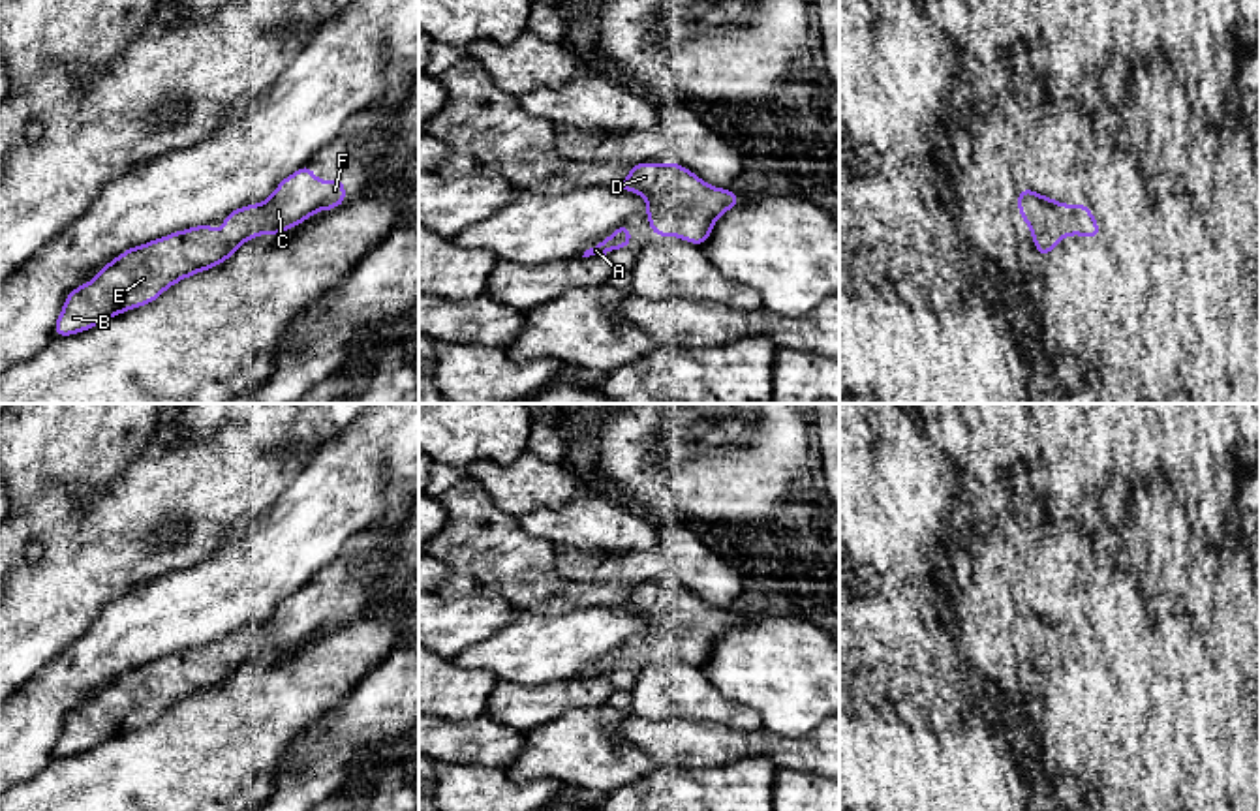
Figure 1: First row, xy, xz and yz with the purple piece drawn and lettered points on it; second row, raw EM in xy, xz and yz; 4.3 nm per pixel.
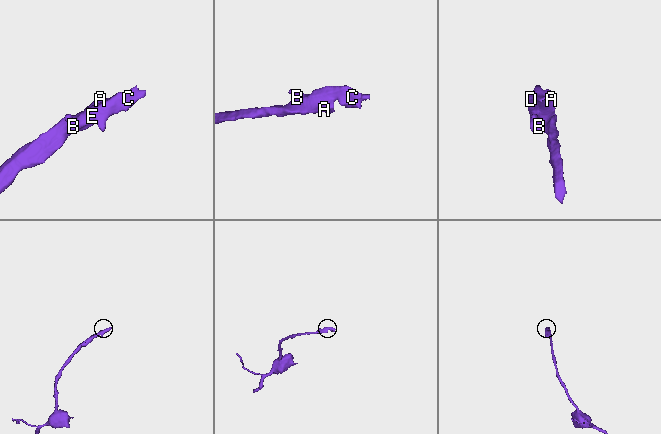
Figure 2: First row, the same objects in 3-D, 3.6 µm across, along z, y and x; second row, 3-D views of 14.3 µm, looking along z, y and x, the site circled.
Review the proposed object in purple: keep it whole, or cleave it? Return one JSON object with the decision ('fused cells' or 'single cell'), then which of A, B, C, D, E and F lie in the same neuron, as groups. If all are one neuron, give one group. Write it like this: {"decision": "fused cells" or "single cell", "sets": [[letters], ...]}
{"decision": "single cell", "sets": [["A", "B", "C", "D", "E", "F"]]}

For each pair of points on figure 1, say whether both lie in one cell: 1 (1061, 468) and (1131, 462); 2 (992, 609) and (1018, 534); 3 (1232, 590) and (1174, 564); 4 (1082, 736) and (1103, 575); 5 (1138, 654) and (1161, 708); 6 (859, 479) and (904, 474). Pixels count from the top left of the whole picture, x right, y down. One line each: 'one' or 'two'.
1: two
2: two
3: two
4: two
5: two
6: two

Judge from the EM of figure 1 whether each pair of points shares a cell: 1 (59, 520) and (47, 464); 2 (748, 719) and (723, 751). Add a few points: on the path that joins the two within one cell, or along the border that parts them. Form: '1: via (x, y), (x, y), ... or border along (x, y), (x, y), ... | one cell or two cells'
1: border along (94, 496), (76, 509), (49, 487), (19, 515) | two cells
2: border along (695, 719), (744, 731), (761, 729) | two cells

